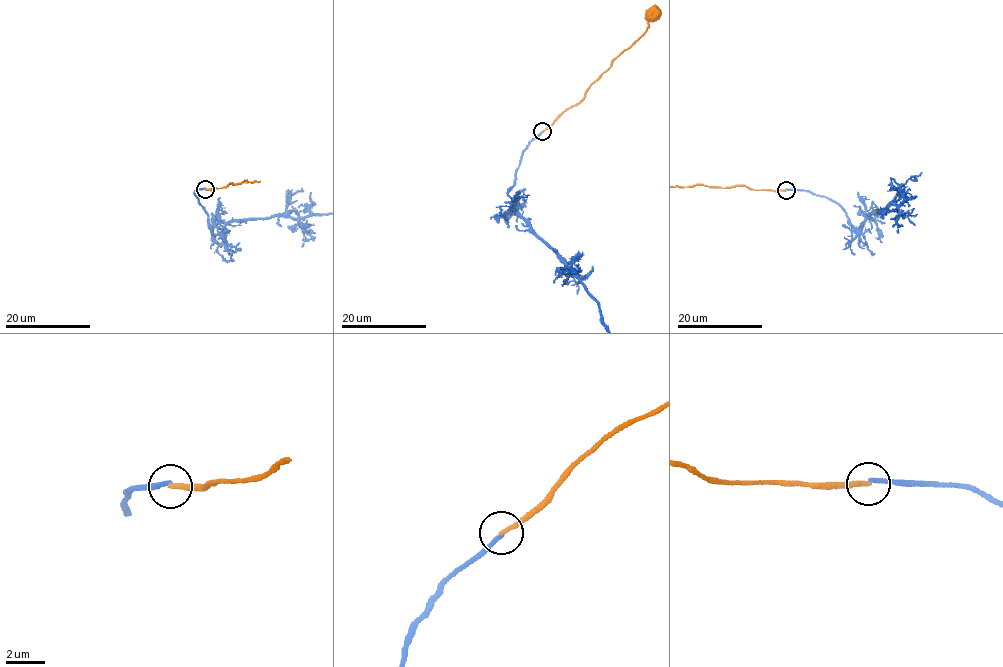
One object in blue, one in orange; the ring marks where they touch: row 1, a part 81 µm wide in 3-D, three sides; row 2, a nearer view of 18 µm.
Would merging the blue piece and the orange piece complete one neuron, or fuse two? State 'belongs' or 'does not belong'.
does not belong

